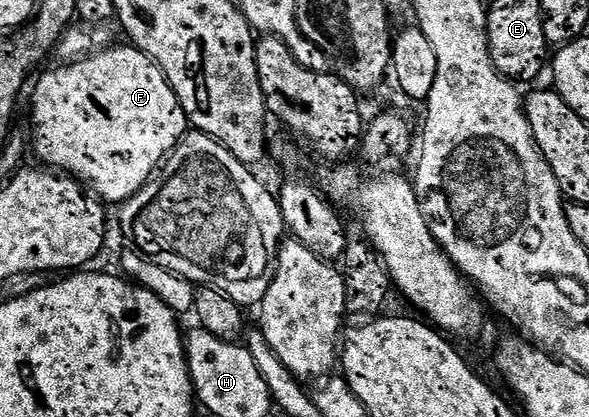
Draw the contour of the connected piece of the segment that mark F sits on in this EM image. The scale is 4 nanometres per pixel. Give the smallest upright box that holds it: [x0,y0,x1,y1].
[30,46,190,206]

